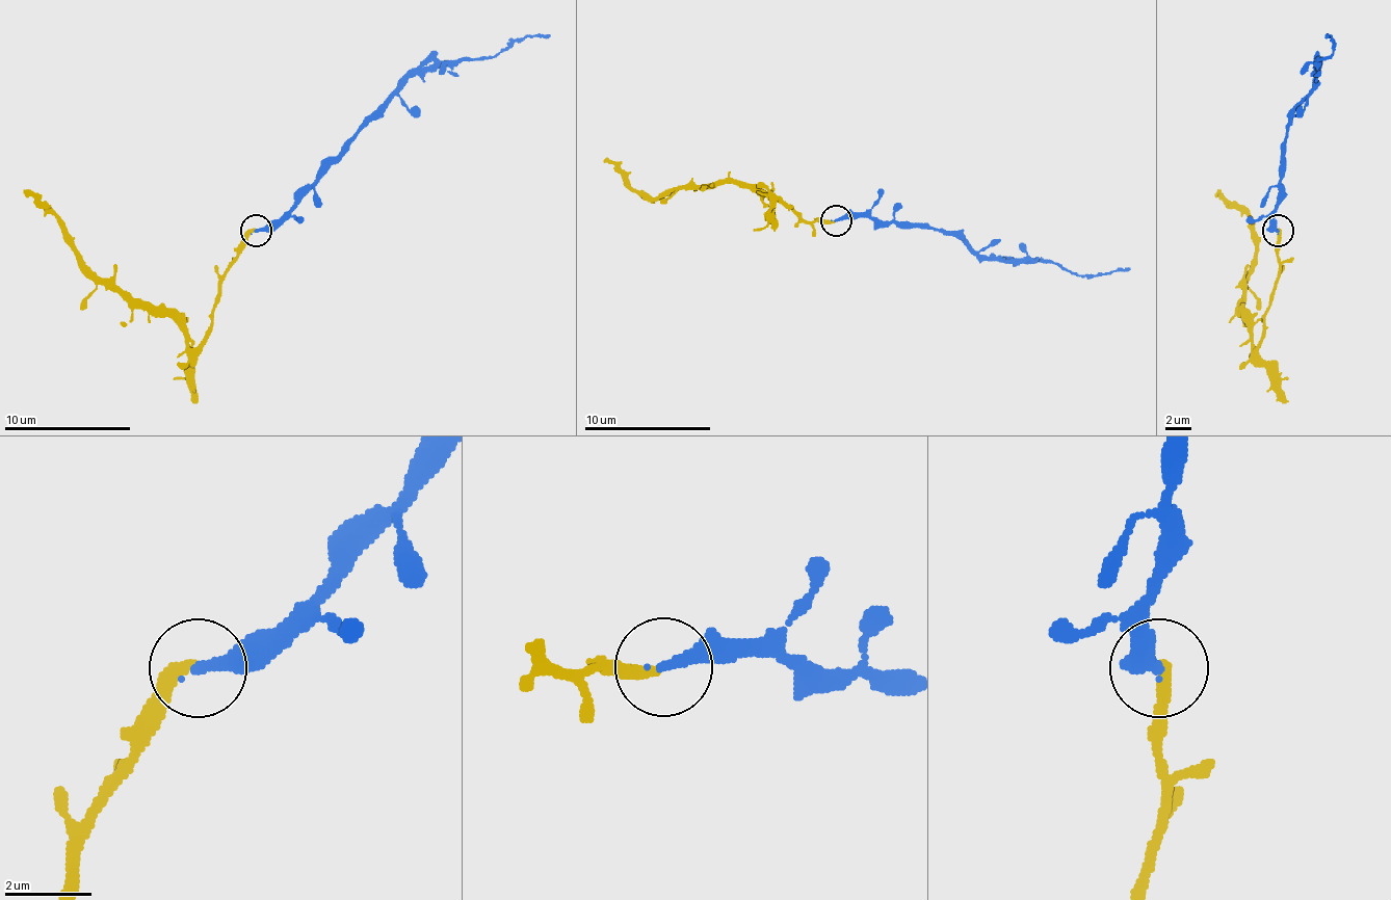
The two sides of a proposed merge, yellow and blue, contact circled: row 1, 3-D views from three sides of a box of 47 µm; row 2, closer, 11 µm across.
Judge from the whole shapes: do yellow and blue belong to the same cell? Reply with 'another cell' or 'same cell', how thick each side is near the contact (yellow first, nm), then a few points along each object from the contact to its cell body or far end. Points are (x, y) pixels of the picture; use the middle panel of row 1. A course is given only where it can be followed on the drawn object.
same cell | 280/320 nm | yellow via (835, 221), (807, 221), (794, 208), (759, 195), (746, 183), (680, 186), (658, 199), (642, 195), (604, 158) | blue via (835, 221), (870, 218), (942, 228), (955, 231), (980, 256), (1059, 262), (1081, 274), (1129, 268)

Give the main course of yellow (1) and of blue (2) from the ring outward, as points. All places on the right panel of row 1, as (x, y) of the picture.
1: (1279, 230), (1279, 273), (1256, 346), (1240, 315), (1243, 276), (1256, 252), (1253, 220), (1215, 191)
2: (1279, 230), (1276, 227), (1276, 208), (1288, 112), (1313, 87), (1319, 59), (1332, 53), (1326, 33)

